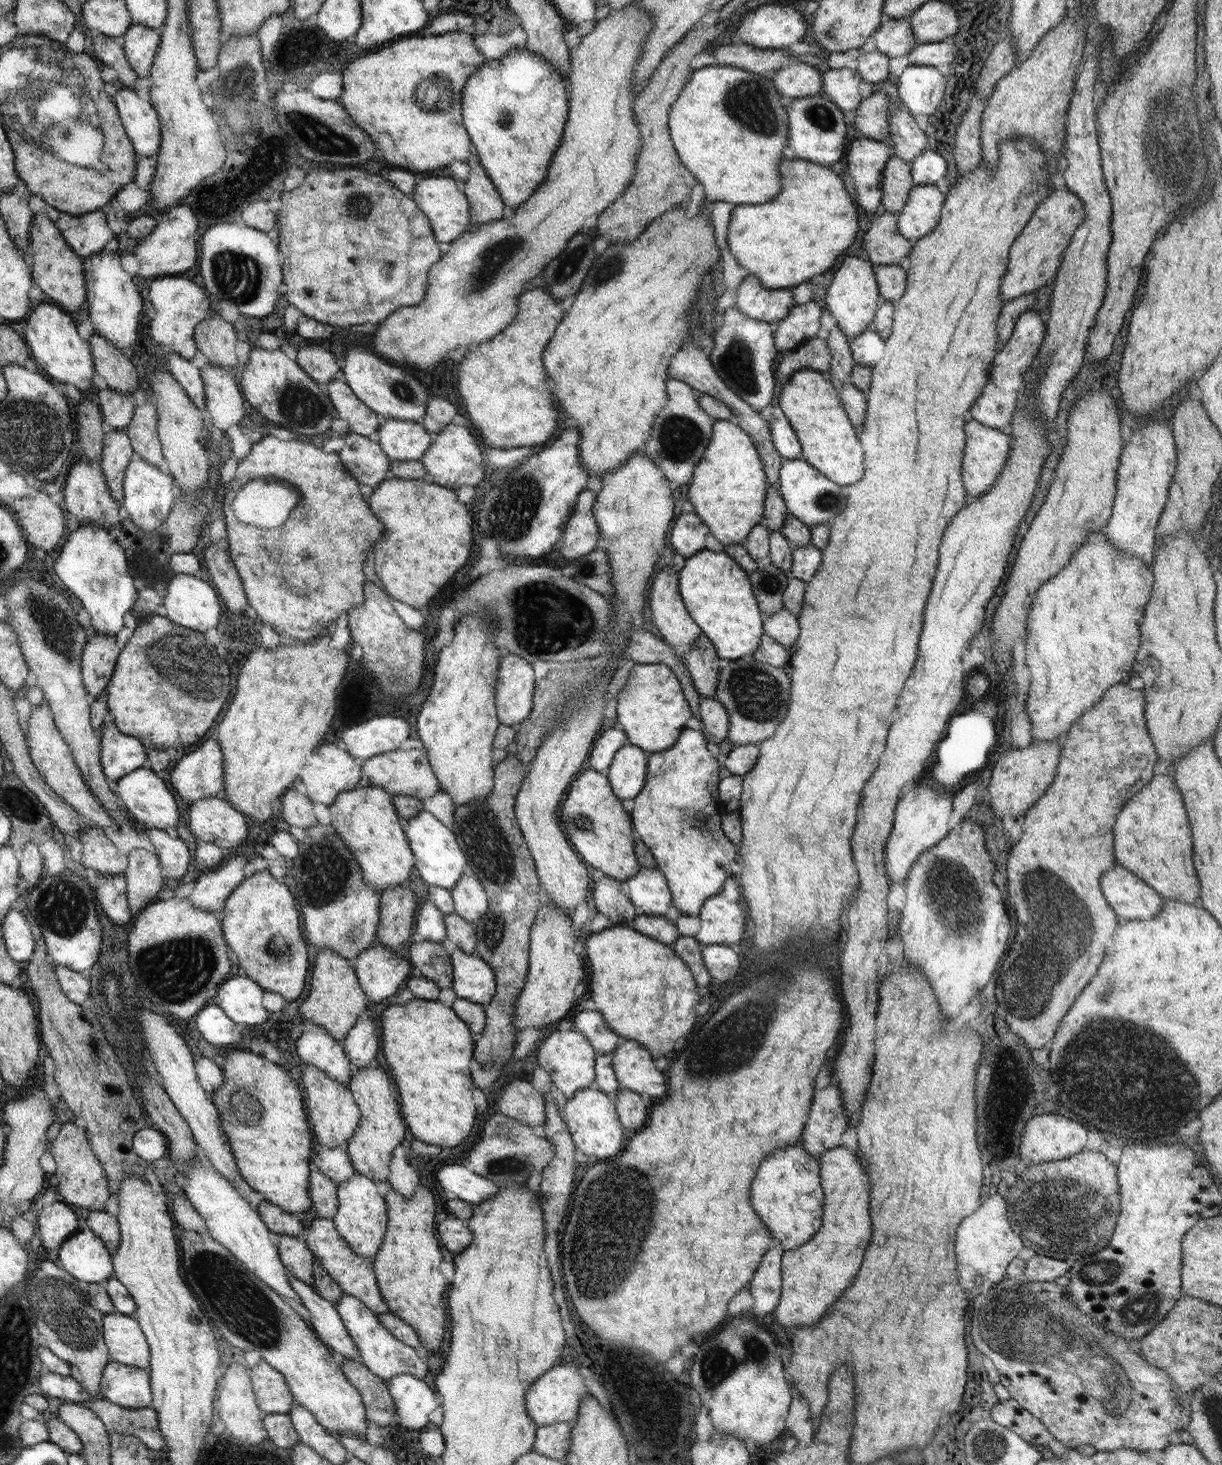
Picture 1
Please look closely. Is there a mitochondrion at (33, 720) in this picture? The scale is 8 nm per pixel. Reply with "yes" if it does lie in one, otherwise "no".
no

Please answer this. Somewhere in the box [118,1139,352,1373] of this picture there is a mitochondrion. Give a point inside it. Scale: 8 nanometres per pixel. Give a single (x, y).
(241, 1305)

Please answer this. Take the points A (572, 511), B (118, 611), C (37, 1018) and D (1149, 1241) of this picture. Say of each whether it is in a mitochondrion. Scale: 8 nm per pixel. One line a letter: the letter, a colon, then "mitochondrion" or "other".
A: other
B: other
C: other
D: other

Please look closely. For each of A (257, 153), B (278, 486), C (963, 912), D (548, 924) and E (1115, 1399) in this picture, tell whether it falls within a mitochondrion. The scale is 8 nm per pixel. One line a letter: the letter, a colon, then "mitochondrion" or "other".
A: other
B: mitochondrion
C: mitochondrion
D: other
E: mitochondrion

